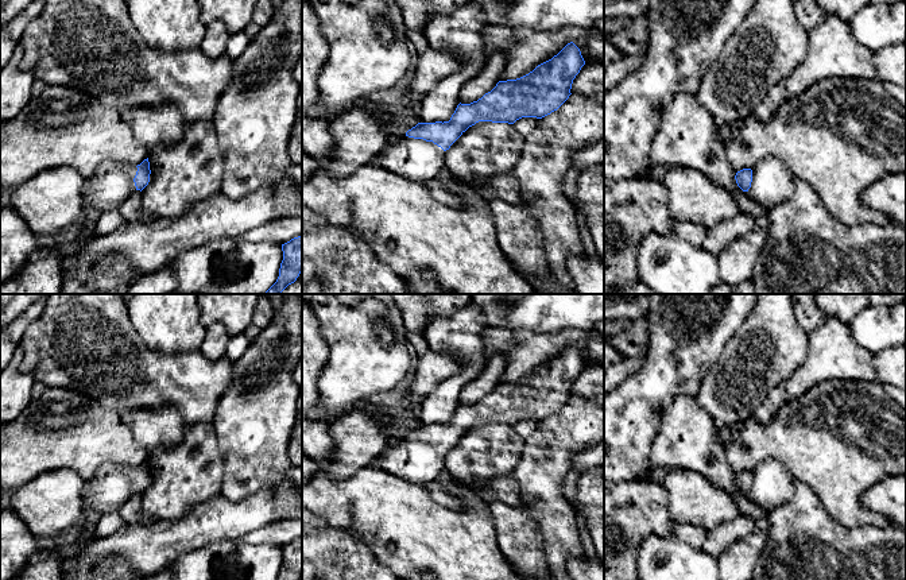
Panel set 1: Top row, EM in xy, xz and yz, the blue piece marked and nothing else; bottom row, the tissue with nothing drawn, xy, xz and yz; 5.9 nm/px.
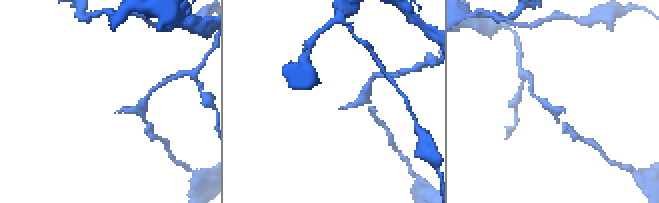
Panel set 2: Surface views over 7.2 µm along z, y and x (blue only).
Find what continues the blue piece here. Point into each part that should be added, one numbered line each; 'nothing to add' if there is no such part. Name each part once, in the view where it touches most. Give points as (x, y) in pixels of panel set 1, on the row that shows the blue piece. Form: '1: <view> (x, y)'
1: xz (417, 159)

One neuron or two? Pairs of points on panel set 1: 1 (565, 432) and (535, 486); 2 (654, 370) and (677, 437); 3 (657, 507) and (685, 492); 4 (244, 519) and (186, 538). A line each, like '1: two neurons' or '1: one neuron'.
1: one neuron
2: two neurons
3: two neurons
4: one neuron

